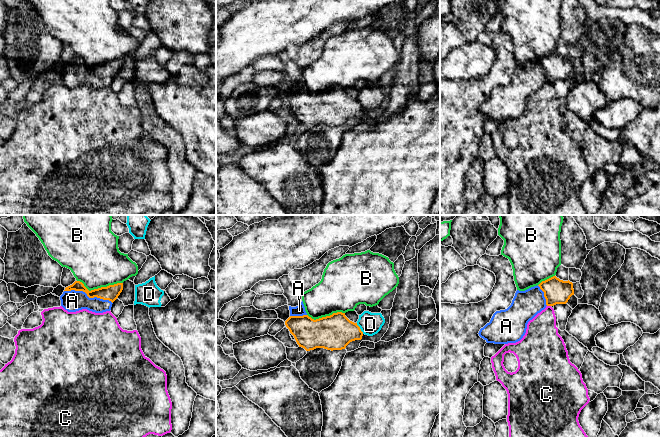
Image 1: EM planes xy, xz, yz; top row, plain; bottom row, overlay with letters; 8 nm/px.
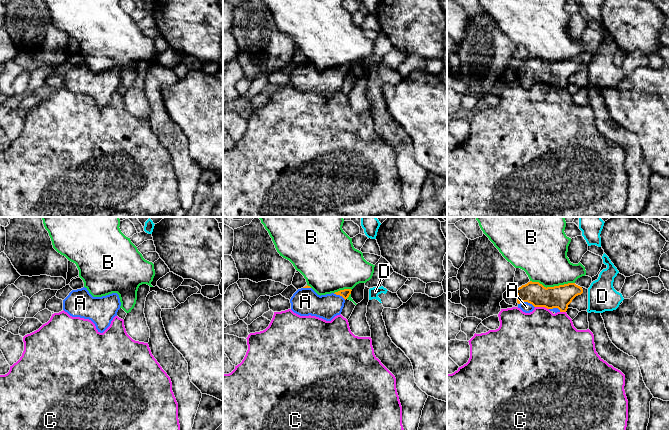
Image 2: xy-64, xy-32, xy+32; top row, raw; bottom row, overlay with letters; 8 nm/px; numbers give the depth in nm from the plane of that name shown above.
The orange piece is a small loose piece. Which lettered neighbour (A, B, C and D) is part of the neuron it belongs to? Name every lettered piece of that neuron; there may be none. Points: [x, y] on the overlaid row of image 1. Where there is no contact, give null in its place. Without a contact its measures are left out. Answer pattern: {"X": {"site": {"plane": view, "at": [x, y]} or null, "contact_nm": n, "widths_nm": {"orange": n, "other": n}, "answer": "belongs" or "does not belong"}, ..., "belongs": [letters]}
{"A": {"site": {"plane": "xy", "at": [88, 296]}, "contact_nm": 400, "widths_nm": {"orange": 120, "other": 170}, "answer": "belongs"}, "B": {"site": {"plane": "xy", "at": [100, 288]}, "contact_nm": 360, "widths_nm": {"orange": 120, "other": 420}, "answer": "does not belong"}, "C": {"site": {"plane": "yz", "at": [549, 305]}, "contact_nm": 30, "widths_nm": {"orange": 200, "other": 260}, "answer": "does not belong"}, "D": {"site": {"plane": "xz", "at": [359, 328]}, "contact_nm": 110, "widths_nm": {"orange": 280, "other": 180}, "answer": "does not belong"}, "belongs": ["A"]}

